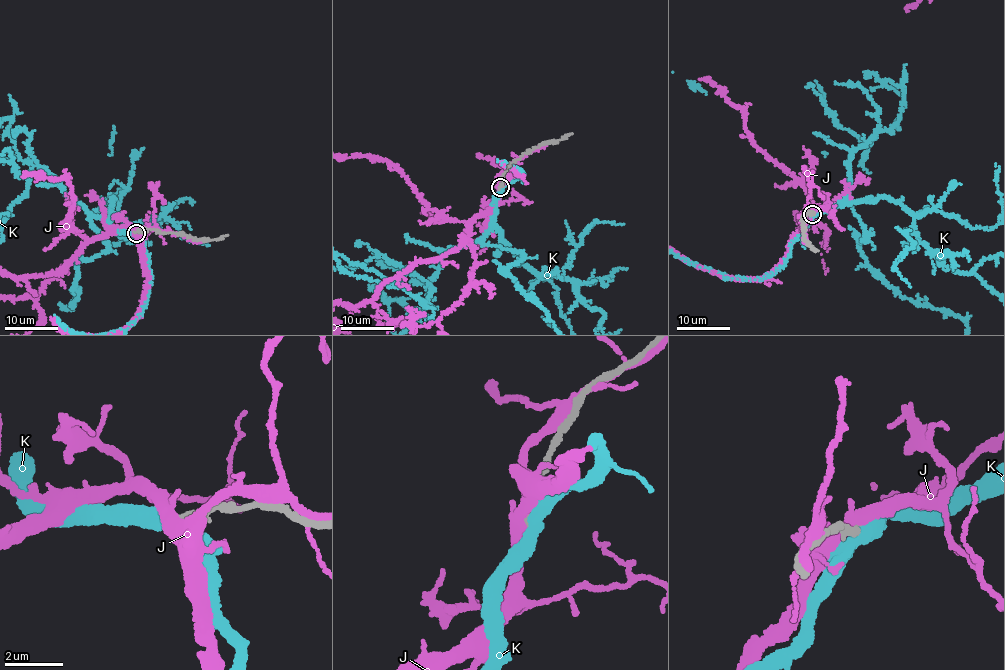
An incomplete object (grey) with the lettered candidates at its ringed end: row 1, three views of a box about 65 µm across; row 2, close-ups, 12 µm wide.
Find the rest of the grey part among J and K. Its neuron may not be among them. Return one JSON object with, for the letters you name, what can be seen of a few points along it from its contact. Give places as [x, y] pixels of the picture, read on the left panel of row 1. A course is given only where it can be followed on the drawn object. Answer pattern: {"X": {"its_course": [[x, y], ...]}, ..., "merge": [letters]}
{"merge": []}

